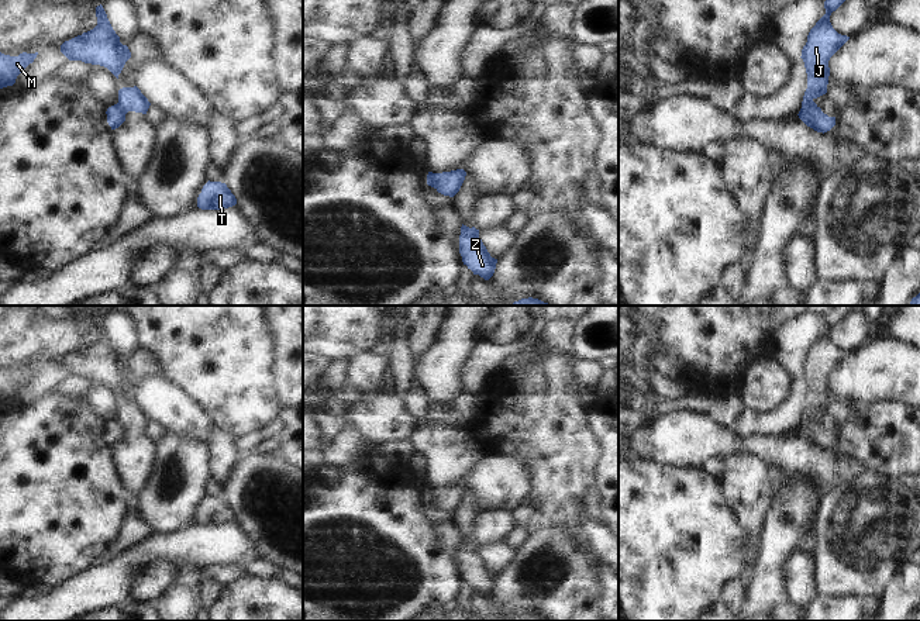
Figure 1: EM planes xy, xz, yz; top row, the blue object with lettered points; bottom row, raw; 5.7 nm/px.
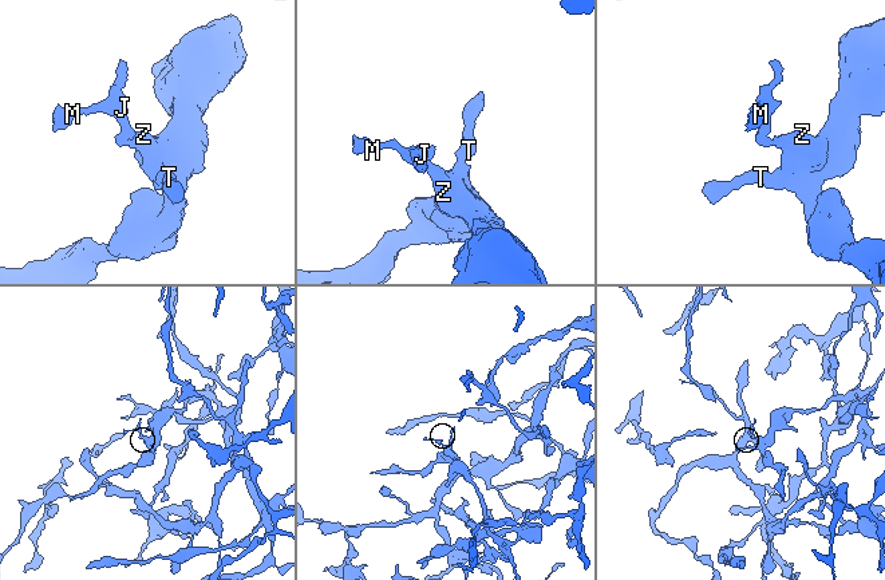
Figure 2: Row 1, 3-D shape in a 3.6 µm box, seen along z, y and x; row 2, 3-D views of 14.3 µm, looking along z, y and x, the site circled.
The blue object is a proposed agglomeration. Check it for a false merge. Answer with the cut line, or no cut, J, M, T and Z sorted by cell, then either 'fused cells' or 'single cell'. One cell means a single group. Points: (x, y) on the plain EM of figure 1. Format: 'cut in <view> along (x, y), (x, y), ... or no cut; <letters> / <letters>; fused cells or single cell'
cut in xz along (434, 489), (437, 503); J M / T Z; fused cells

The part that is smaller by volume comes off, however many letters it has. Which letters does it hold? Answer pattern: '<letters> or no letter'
J, M

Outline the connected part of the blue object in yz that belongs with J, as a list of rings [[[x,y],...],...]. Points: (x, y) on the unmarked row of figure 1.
[[[834,306],[824,317],[826,330],[816,338],[807,351],[807,358],[802,365],[802,375],[807,389],[807,404],[803,411],[802,422],[817,421],[813,415],[827,408],[830,373],[850,355],[838,349],[830,331],[835,327],[855,306]]]

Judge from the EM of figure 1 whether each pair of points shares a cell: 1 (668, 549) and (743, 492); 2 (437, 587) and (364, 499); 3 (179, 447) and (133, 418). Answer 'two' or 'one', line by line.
1: two
2: one
3: two

